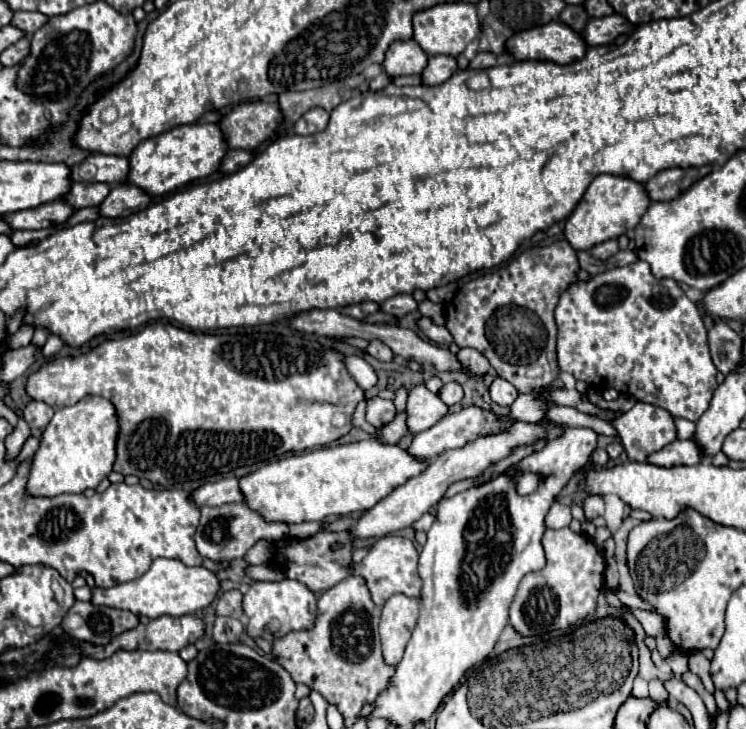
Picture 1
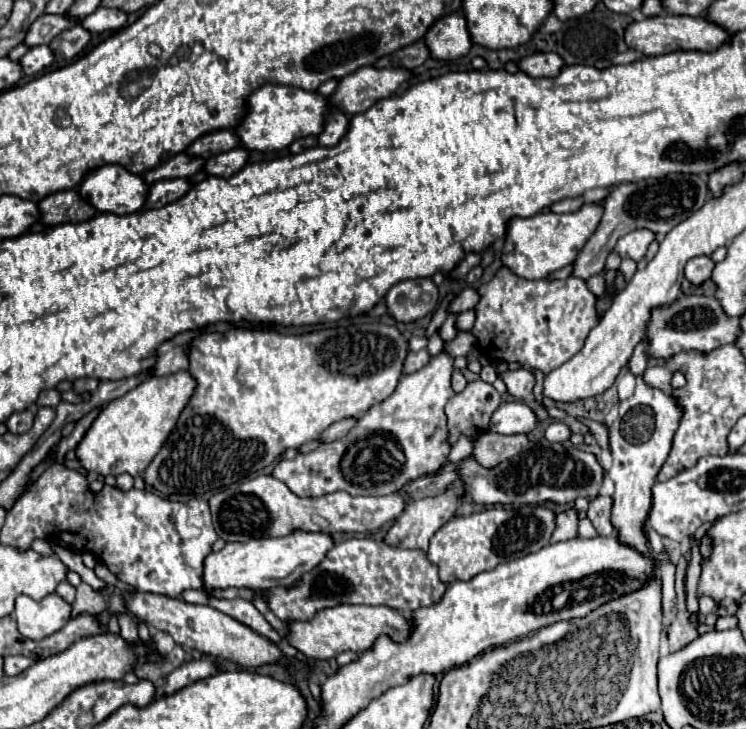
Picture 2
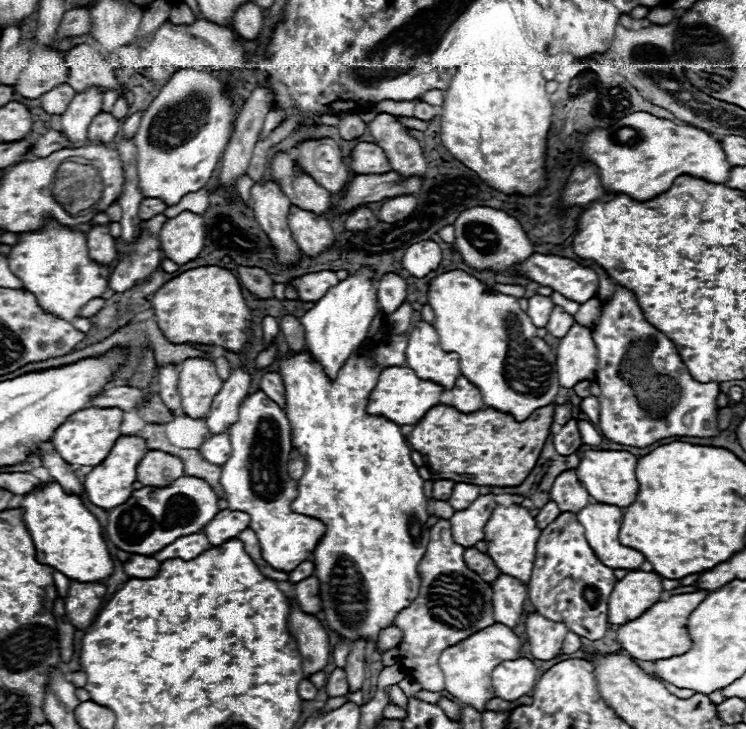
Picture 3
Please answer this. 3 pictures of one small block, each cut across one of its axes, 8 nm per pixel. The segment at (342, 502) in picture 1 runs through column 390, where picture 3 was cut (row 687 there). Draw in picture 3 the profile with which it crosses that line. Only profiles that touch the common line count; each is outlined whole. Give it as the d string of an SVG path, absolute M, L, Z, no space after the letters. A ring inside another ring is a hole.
M492 624L486 630L478 630L474 632L470 638L448 646L440 658L438 658L438 666L444 674L444 682L446 682L446 690L458 698L462 704L470 704L476 710L484 712L484 704L494 698L492 694L492 680L490 680L490 672L494 670L496 664L504 662L504 660L516 660L518 652L520 652L520 638L502 624Z

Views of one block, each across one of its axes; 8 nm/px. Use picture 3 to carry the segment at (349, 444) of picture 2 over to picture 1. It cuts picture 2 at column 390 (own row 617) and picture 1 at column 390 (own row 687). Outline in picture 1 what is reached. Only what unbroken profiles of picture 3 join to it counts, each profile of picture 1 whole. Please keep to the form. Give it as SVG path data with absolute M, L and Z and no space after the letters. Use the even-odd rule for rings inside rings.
M400 412L394 416L392 422L384 424L380 430L378 430L378 440L384 442L384 444L398 444L410 430L408 430L408 412Z

